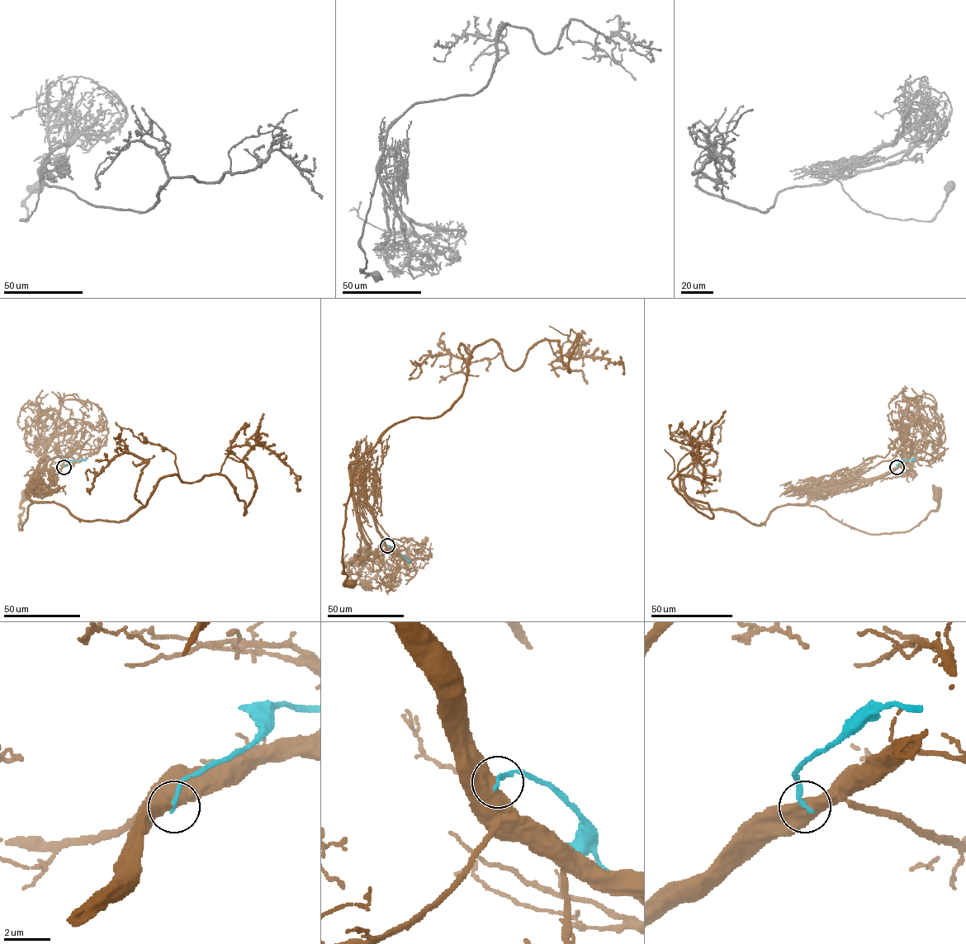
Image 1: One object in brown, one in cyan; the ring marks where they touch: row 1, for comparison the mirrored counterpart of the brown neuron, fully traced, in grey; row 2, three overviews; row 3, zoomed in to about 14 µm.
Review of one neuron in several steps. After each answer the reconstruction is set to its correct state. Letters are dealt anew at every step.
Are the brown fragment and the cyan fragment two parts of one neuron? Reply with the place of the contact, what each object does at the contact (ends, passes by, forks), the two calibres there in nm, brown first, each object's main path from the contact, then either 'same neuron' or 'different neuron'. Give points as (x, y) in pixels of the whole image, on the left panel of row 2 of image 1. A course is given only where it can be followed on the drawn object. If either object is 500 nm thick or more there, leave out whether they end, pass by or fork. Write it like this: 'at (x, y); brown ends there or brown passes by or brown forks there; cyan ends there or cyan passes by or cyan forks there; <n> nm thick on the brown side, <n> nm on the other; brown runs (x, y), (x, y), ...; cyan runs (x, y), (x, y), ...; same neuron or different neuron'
at (63, 467); 750 nm thick on the brown side, 200 nm on the other; brown runs (63, 467), (40, 492), (27, 490), (26, 497), (32, 502), (21, 530), (21, 506), (27, 494); cyan runs (63, 467), (70, 460), (85, 457); different neuron

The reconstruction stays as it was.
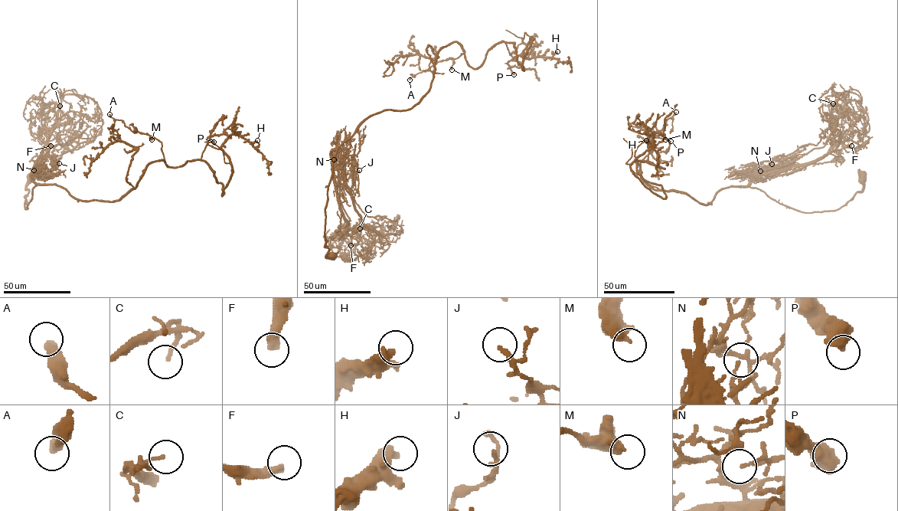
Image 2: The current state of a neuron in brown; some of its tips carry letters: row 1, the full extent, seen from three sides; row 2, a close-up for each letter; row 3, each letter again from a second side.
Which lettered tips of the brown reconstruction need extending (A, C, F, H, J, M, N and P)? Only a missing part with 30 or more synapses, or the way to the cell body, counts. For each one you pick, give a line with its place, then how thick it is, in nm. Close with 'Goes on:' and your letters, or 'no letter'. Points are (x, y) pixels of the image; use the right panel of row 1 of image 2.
F: (851, 145) | 380 nm
Goes on: F

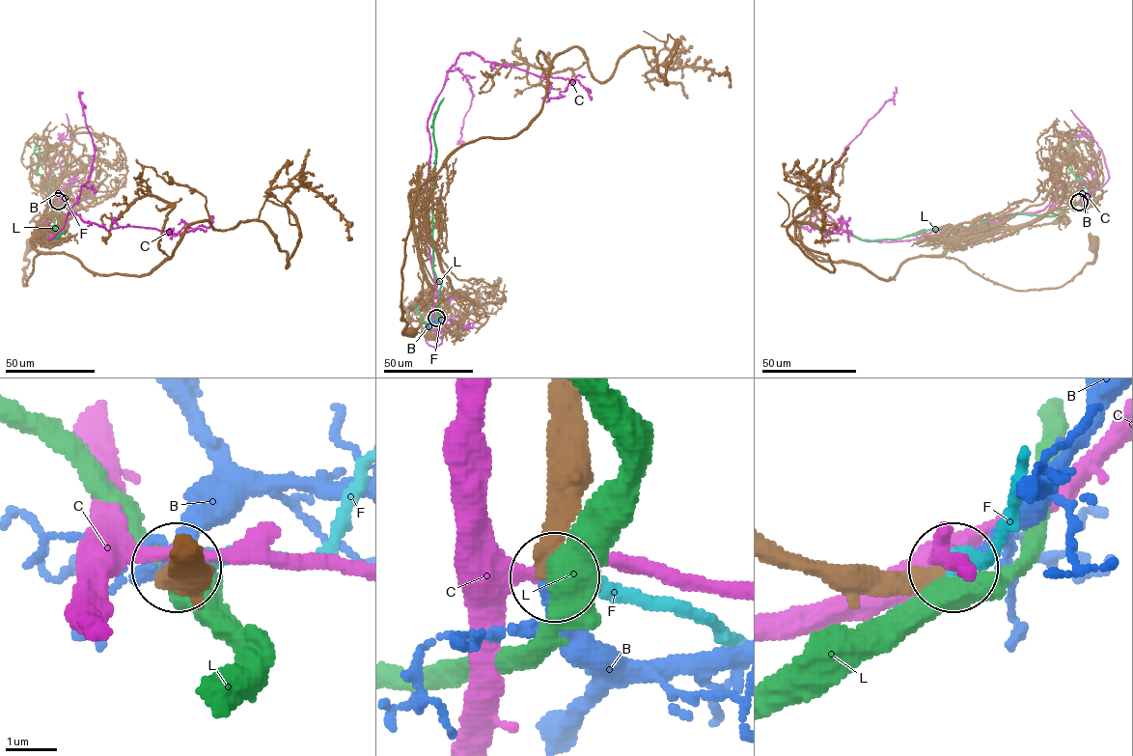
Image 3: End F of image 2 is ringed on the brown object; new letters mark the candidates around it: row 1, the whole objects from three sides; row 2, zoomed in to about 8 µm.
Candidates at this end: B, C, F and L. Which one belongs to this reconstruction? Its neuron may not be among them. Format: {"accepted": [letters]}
{"accepted": ["B"]}

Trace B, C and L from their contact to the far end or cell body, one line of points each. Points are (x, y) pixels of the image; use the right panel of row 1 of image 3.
B: (1079, 202), (1088, 192), (1087, 187)
C: (1079, 202), (886, 241), (850, 236), (822, 212), (801, 221), (826, 236), (843, 221), (849, 239)
L: (1078, 203), (1050, 215), (1012, 214), (972, 226), (935, 228), (895, 239), (863, 239), (848, 233)

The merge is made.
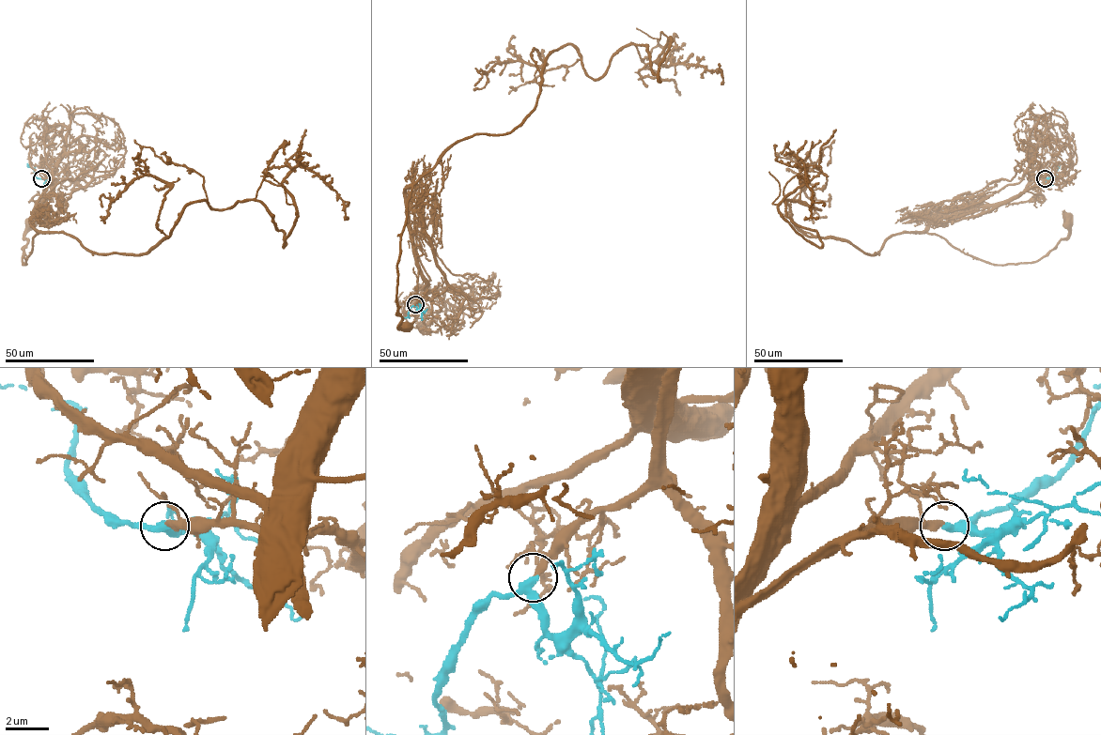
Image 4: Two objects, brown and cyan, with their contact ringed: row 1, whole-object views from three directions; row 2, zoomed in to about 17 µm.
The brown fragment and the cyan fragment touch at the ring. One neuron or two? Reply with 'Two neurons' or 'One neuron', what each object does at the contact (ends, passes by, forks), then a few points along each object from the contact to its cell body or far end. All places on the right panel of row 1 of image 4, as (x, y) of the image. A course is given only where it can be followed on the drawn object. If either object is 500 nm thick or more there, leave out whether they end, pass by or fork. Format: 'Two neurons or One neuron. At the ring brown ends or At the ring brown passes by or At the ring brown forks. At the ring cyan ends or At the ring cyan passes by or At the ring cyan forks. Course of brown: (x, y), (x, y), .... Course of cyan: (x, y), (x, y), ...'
One neuron. At the ring brown ends. At the ring cyan passes by. Course of brown: (1045, 178), (1039, 178), (1009, 199), (937, 216), (927, 233), (992, 264), (1033, 263), (1067, 237), (1068, 222). Course of cyan: (1045, 178), (1055, 174), (1057, 163)

